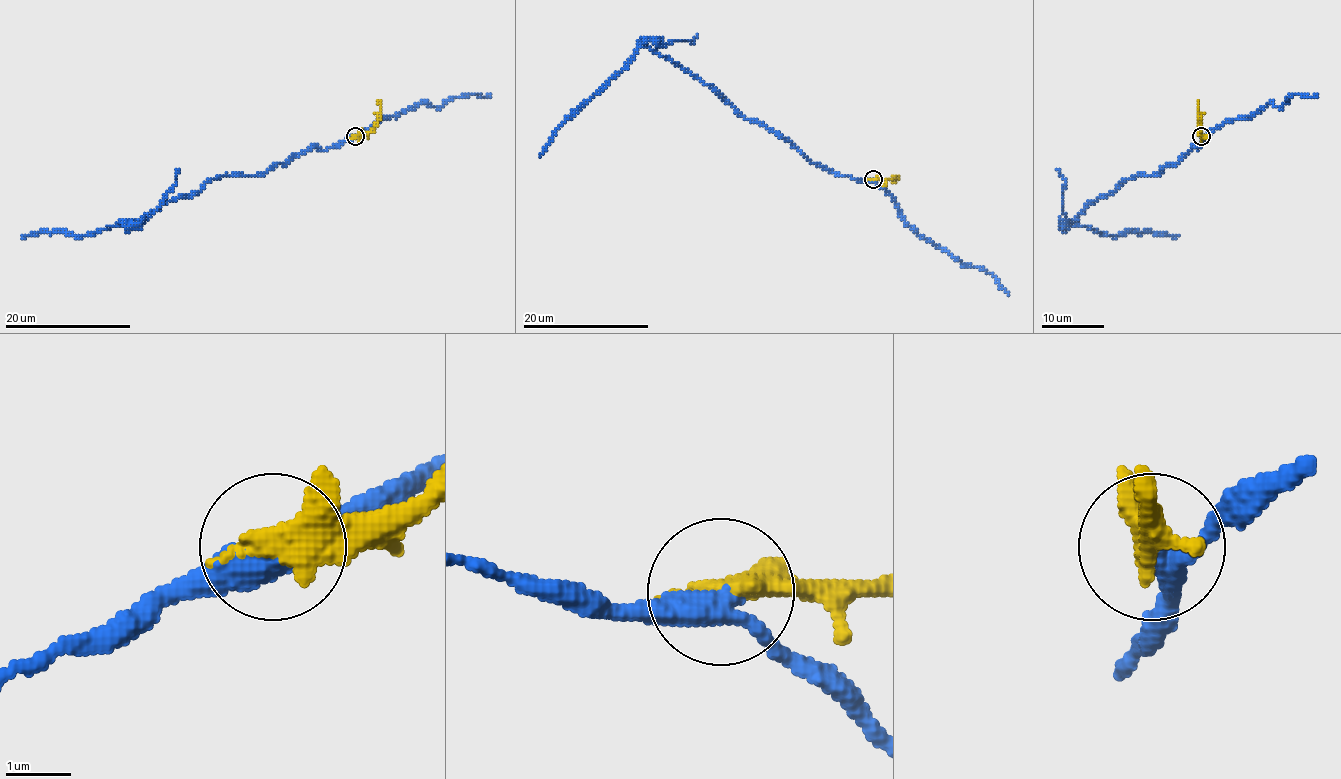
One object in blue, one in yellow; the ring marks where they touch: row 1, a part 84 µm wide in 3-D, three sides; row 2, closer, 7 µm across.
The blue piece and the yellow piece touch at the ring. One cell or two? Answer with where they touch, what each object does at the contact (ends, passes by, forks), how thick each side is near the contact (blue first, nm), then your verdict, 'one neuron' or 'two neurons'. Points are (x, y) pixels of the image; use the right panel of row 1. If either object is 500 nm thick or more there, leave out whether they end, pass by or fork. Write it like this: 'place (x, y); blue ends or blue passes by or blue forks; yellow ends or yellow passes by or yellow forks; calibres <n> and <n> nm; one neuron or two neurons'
place (1201, 136); blue passes by; yellow passes by; calibres 400 and 360 nm; two neurons

